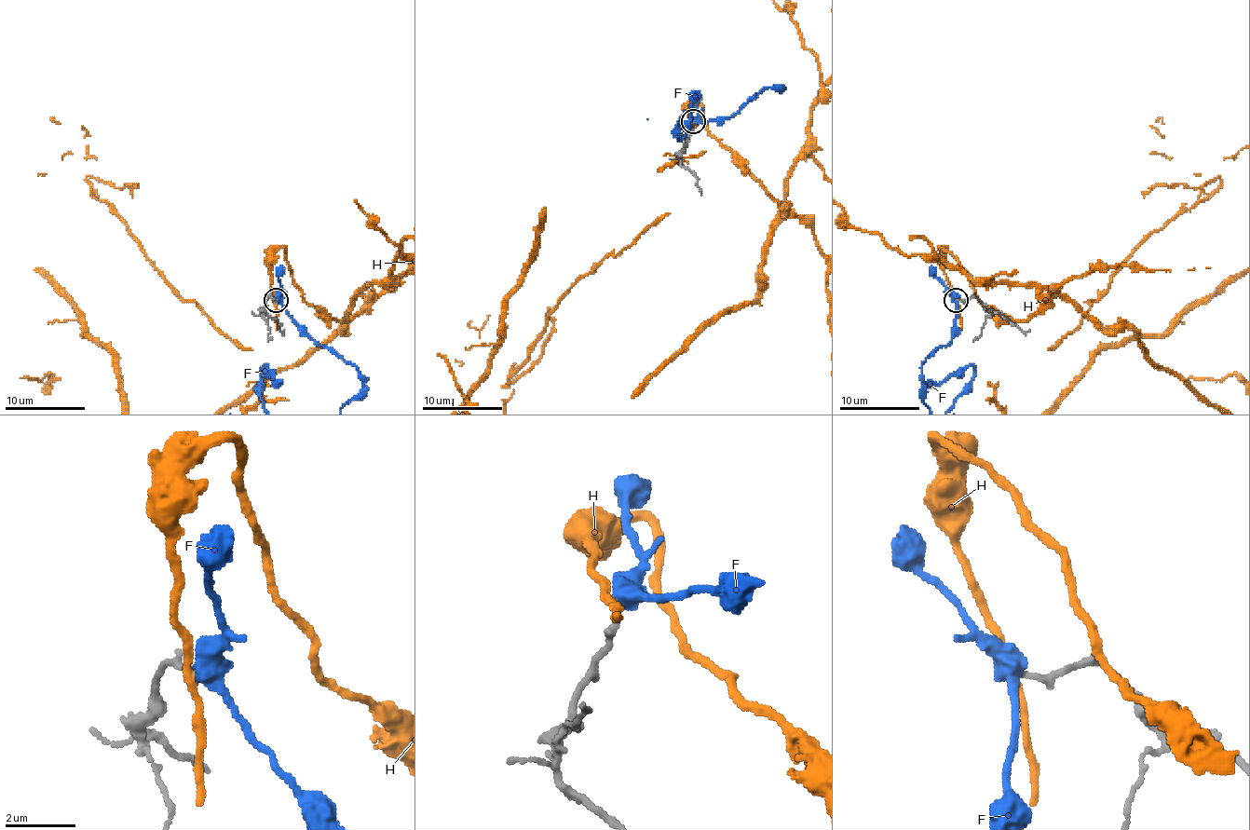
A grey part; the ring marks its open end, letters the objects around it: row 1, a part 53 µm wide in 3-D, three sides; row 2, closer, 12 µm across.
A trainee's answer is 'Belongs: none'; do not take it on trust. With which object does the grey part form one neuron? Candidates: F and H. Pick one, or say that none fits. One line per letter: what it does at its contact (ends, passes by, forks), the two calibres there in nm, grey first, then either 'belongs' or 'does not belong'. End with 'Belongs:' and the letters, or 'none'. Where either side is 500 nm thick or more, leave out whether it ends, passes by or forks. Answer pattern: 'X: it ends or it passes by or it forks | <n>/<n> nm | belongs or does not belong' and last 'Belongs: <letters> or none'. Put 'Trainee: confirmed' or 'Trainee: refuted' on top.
Trainee: confirmed
F: 240/500 nm | does not belong
H: it passes by | 200/200 nm | does not belong
Belongs: none

